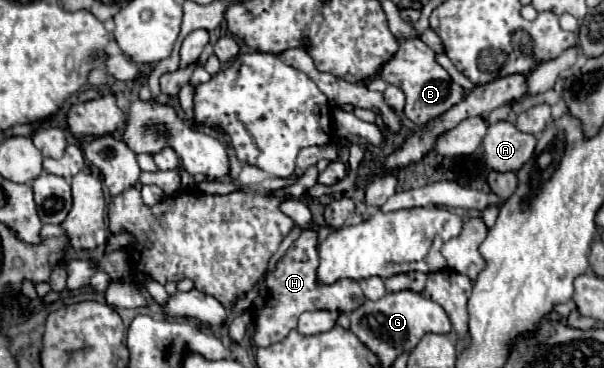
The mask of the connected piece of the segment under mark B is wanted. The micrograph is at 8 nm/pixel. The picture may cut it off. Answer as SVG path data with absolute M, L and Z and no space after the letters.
M421 39L399 41L399 51L383 65L381 79L403 89L407 97L405 115L419 127L425 125L429 119L443 115L447 109L463 99L463 87L453 83L447 71L435 61L435 51L429 49Z

